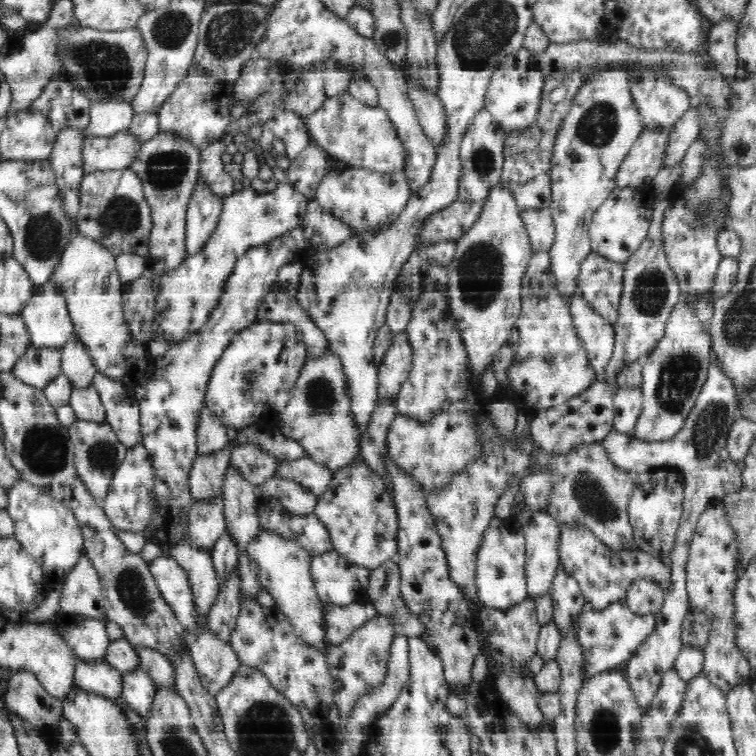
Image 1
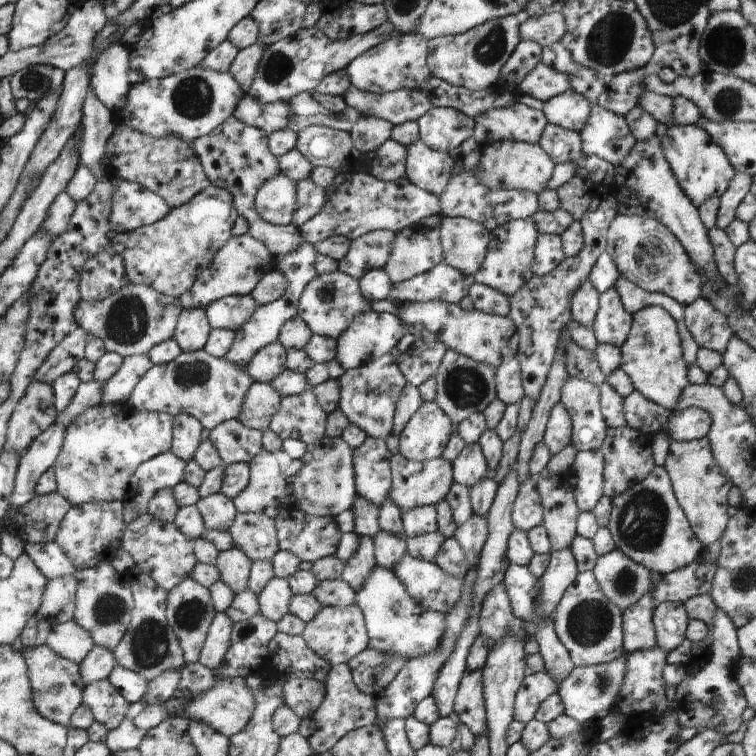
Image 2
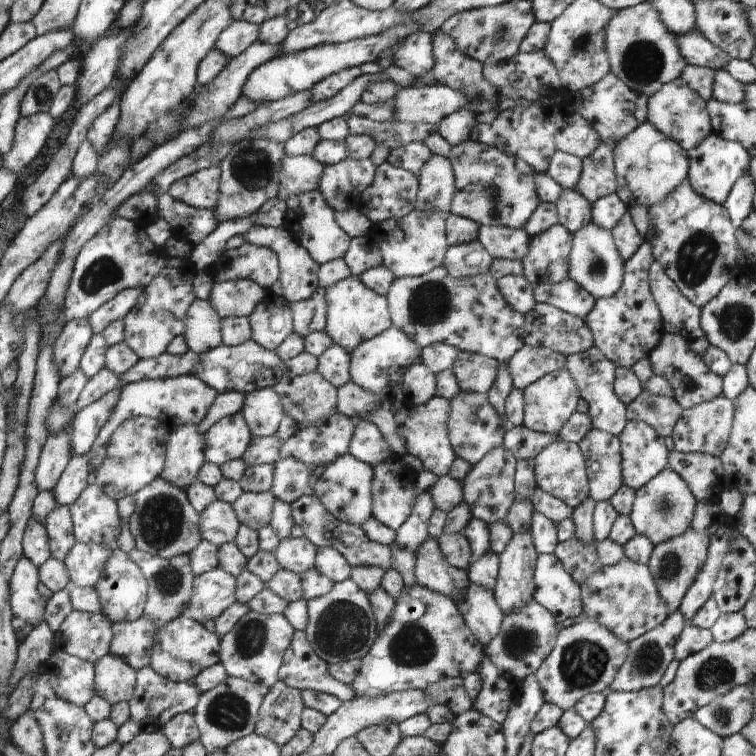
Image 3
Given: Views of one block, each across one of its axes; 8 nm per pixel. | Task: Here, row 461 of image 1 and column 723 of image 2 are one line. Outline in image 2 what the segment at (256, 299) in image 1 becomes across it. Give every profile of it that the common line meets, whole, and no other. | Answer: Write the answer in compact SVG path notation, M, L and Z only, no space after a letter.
M699 123L696 125L669 125L661 130L660 140L664 156L680 188L694 203L694 206L704 204L709 198L720 198L732 184L737 172L722 148L710 140L710 135Z

